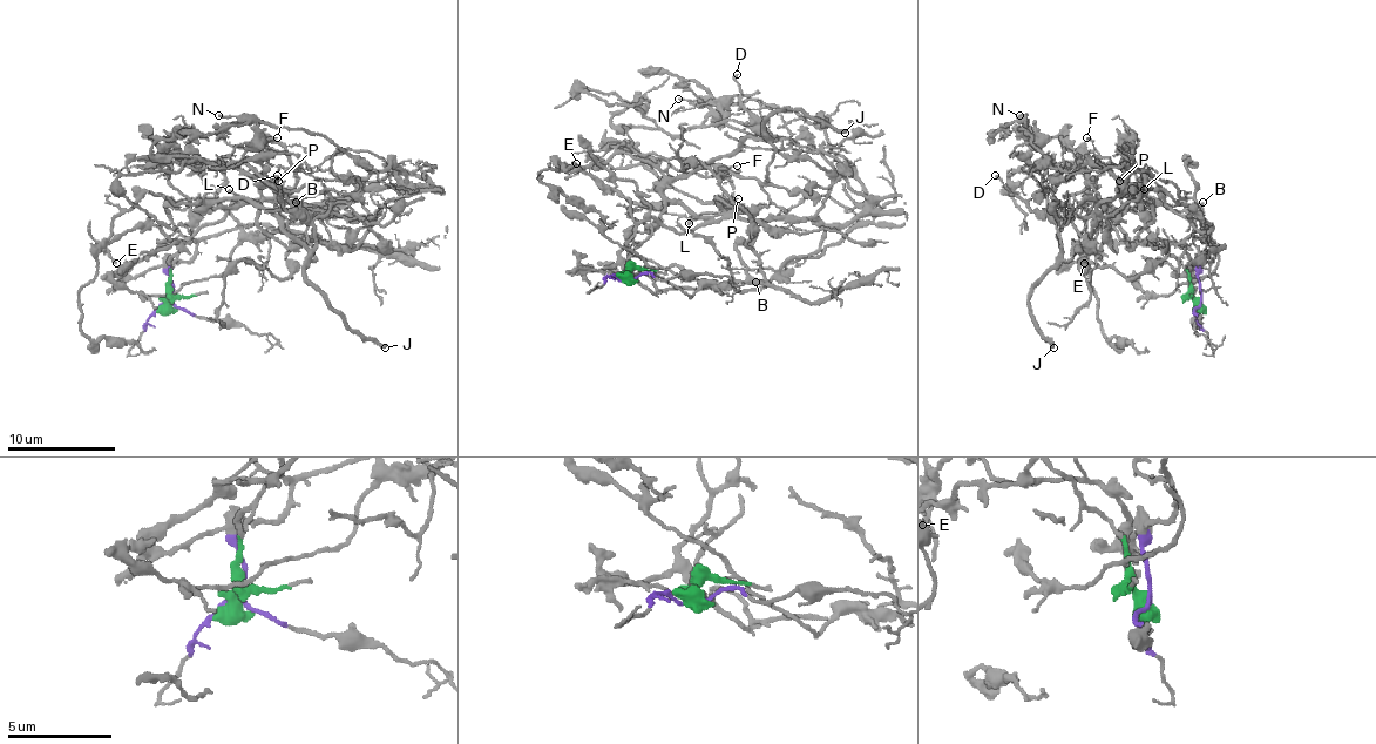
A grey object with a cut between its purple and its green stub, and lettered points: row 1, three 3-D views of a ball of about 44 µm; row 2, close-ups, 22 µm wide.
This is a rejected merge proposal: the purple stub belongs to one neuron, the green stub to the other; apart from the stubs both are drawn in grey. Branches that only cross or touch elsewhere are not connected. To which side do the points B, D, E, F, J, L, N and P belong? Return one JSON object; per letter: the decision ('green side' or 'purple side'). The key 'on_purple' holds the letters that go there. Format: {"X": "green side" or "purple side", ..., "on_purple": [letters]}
{"B": "purple side", "D": "green side", "E": "purple side", "F": "purple side", "J": "green side", "L": "green side", "N": "purple side", "P": "green side", "on_purple": ["B", "E", "F", "N"]}

